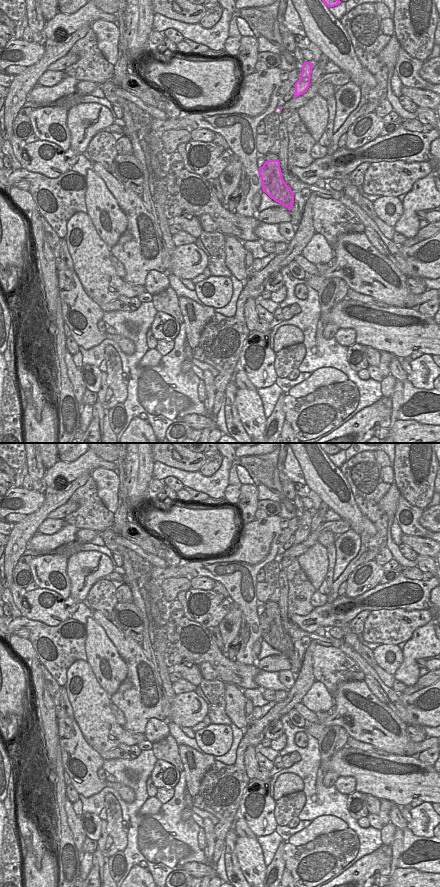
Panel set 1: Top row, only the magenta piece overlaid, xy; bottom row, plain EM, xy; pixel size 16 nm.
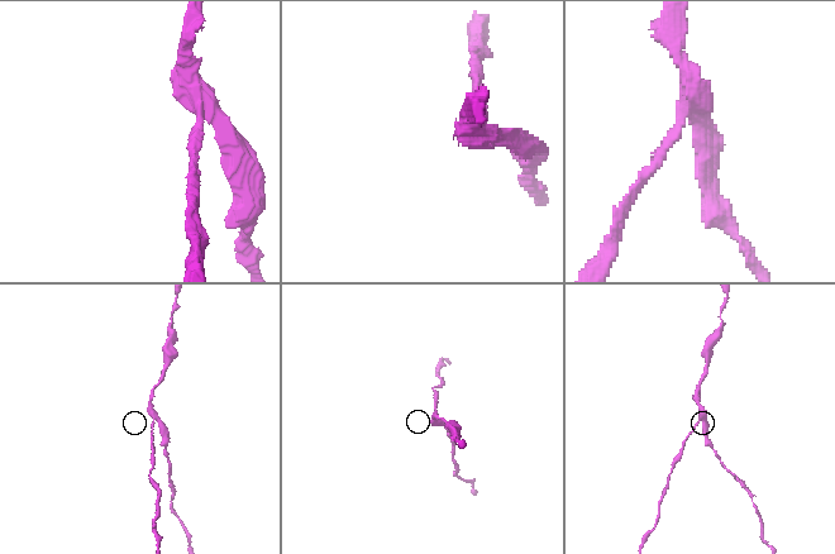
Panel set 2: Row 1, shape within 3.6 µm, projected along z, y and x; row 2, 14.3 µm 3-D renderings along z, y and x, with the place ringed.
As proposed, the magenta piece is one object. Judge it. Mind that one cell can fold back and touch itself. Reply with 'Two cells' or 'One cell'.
Two cells

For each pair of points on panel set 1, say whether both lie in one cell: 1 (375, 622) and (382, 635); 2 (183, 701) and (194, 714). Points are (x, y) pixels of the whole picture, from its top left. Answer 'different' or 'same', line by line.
1: same
2: same

